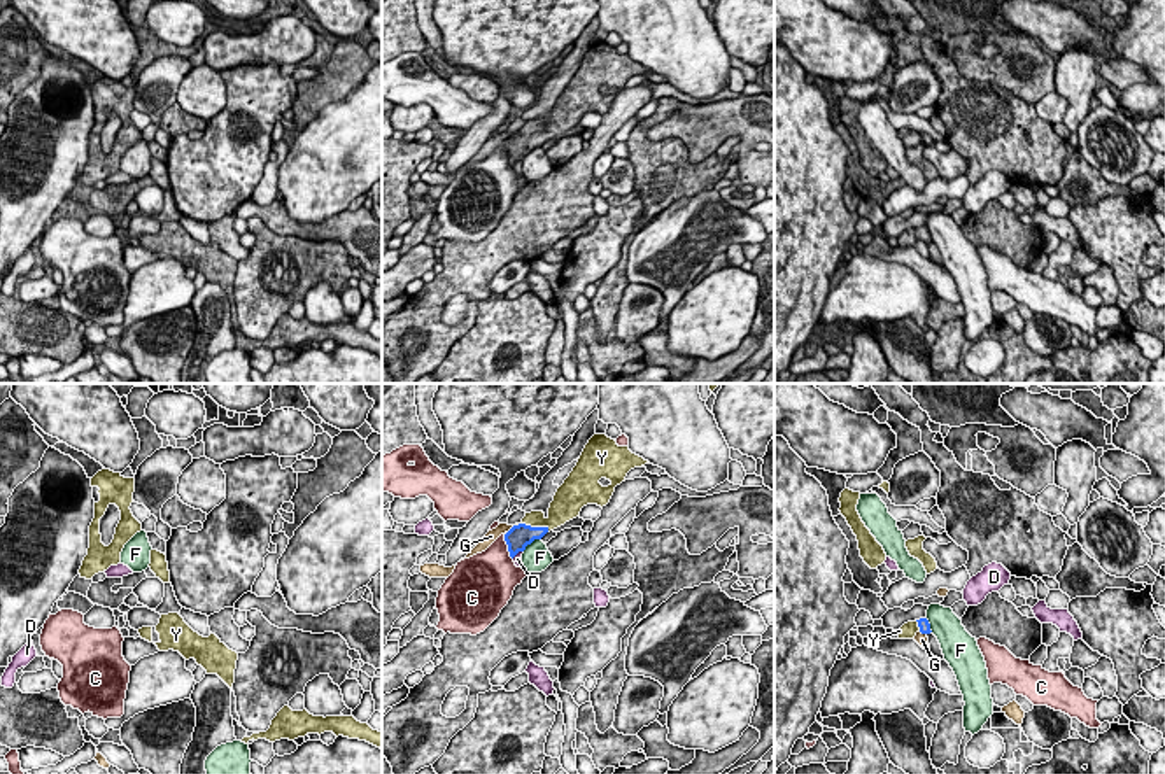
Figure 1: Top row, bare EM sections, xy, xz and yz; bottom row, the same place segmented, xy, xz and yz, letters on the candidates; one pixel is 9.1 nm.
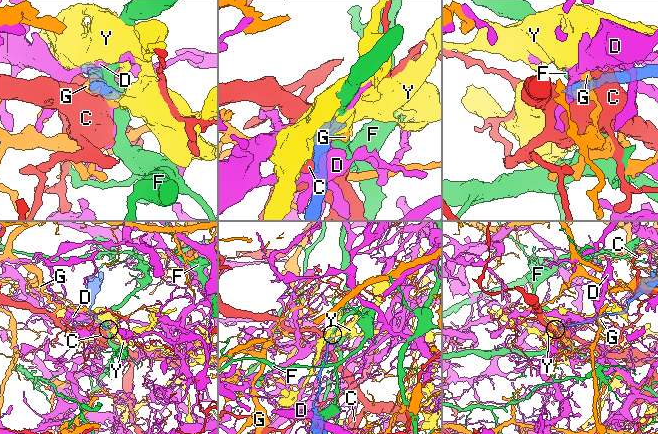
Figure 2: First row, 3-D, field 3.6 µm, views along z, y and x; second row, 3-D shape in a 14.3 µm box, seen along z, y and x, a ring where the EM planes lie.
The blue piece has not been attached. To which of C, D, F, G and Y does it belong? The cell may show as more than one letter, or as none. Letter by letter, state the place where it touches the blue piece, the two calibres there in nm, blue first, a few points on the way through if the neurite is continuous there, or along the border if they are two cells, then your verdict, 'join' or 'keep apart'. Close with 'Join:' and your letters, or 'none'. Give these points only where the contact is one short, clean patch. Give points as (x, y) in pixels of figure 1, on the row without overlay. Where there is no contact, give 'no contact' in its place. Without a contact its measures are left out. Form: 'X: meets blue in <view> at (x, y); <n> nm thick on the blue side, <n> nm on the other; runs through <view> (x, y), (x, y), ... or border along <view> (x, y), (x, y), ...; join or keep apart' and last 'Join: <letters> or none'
C: meets blue in xz at (508, 154); 220 nm thick on the blue side, 380 nm on the other; keep apart
D: meets blue in xz at (517, 160); 220 nm thick on the blue side, 90 nm on the other; keep apart
F: meets blue in xz at (531, 149); 220 nm thick on the blue side, 260 nm on the other; keep apart
G: meets blue in xz at (512, 135); 220 nm thick on the blue side, 120 nm on the other; keep apart
Y: meets blue in xz at (535, 135); 220 nm thick on the blue side, 190 nm on the other; join
Join: Y

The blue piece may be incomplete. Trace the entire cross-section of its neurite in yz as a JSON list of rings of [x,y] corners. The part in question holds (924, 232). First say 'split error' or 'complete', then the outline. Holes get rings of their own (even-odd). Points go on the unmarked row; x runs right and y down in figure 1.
split error | [[[927,226],[907,229],[897,238],[899,247],[913,247],[918,240],[921,240],[921,242],[932,240]]]

